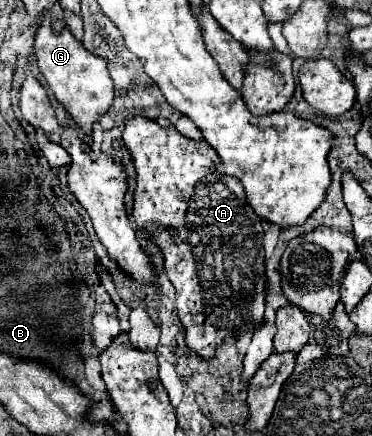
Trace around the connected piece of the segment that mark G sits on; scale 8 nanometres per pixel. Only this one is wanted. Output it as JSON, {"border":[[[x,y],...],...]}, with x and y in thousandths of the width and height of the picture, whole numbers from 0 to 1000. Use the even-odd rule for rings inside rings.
{"border":[[[116,41],[99,78],[94,78],[94,128],[105,142],[105,161],[121,174],[148,225],[185,252],[196,275],[218,289],[218,298],[245,303],[245,289],[272,271],[272,261],[304,234],[304,188],[288,161],[288,138],[245,124],[191,73],[169,64],[148,73],[137,64],[137,41]]]}

